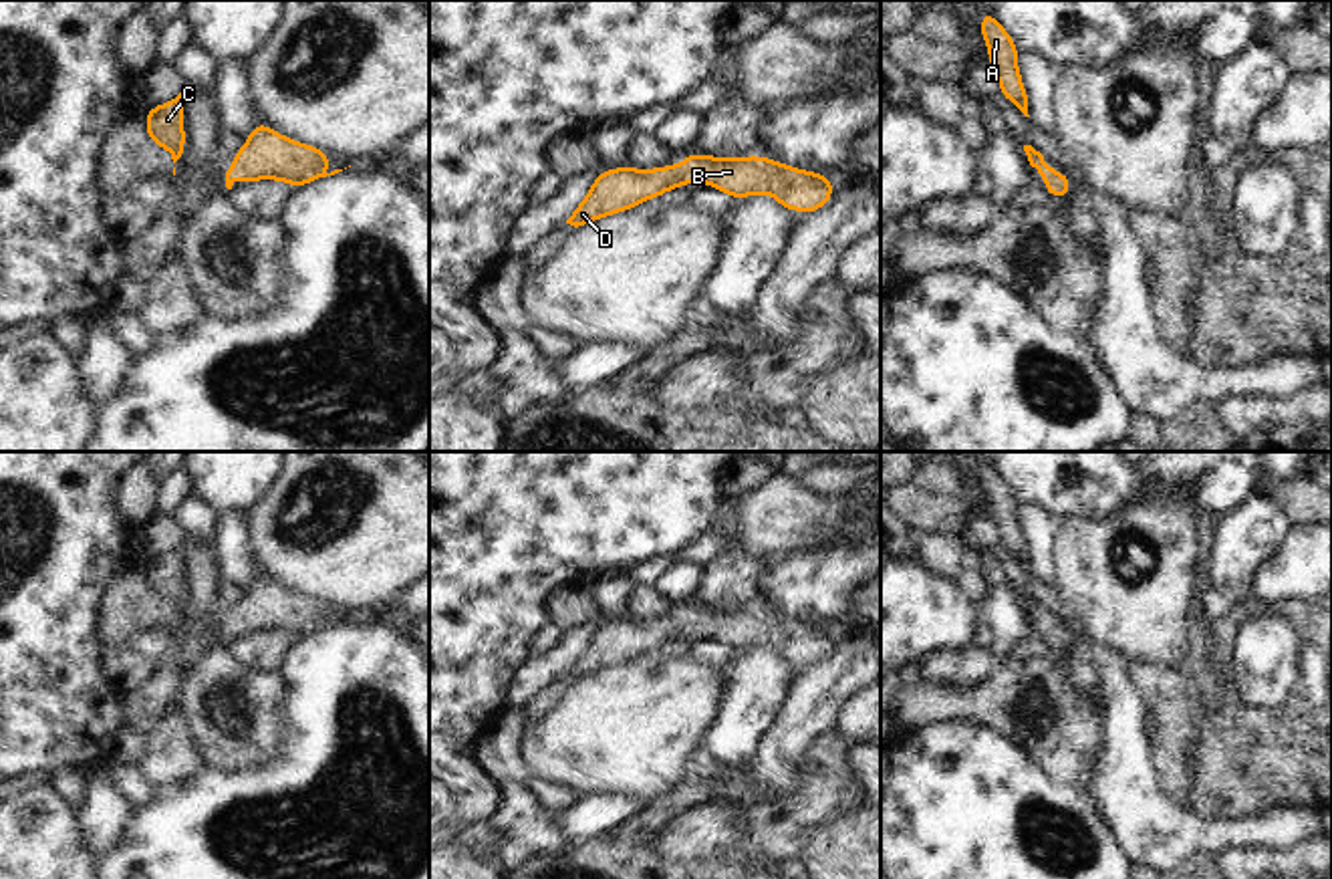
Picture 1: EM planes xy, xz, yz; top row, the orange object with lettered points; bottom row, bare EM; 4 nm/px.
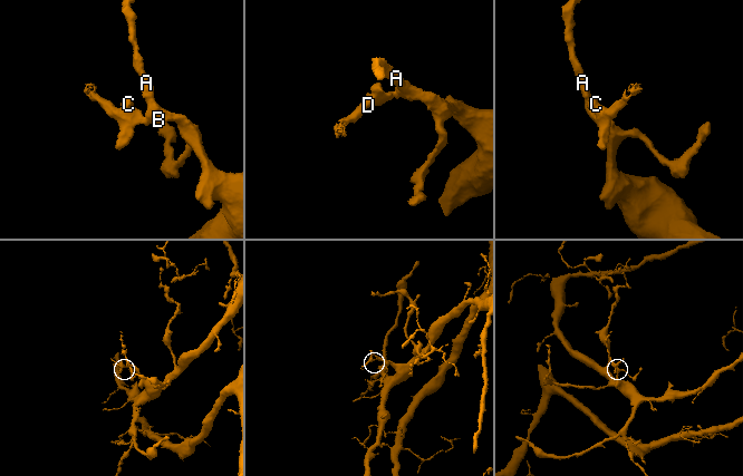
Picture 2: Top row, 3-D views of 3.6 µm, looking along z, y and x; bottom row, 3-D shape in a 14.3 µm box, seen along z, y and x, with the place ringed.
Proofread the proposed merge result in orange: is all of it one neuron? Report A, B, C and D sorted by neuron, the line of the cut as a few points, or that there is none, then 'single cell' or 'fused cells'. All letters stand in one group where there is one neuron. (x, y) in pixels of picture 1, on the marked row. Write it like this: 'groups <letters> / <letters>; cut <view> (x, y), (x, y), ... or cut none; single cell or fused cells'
groups A B C D; cut none; single cell

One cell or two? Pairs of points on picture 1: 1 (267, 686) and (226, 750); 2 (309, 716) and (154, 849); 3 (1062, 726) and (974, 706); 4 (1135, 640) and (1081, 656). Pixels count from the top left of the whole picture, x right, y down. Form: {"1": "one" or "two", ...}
{"1": "one", "2": "one", "3": "one", "4": "two"}

